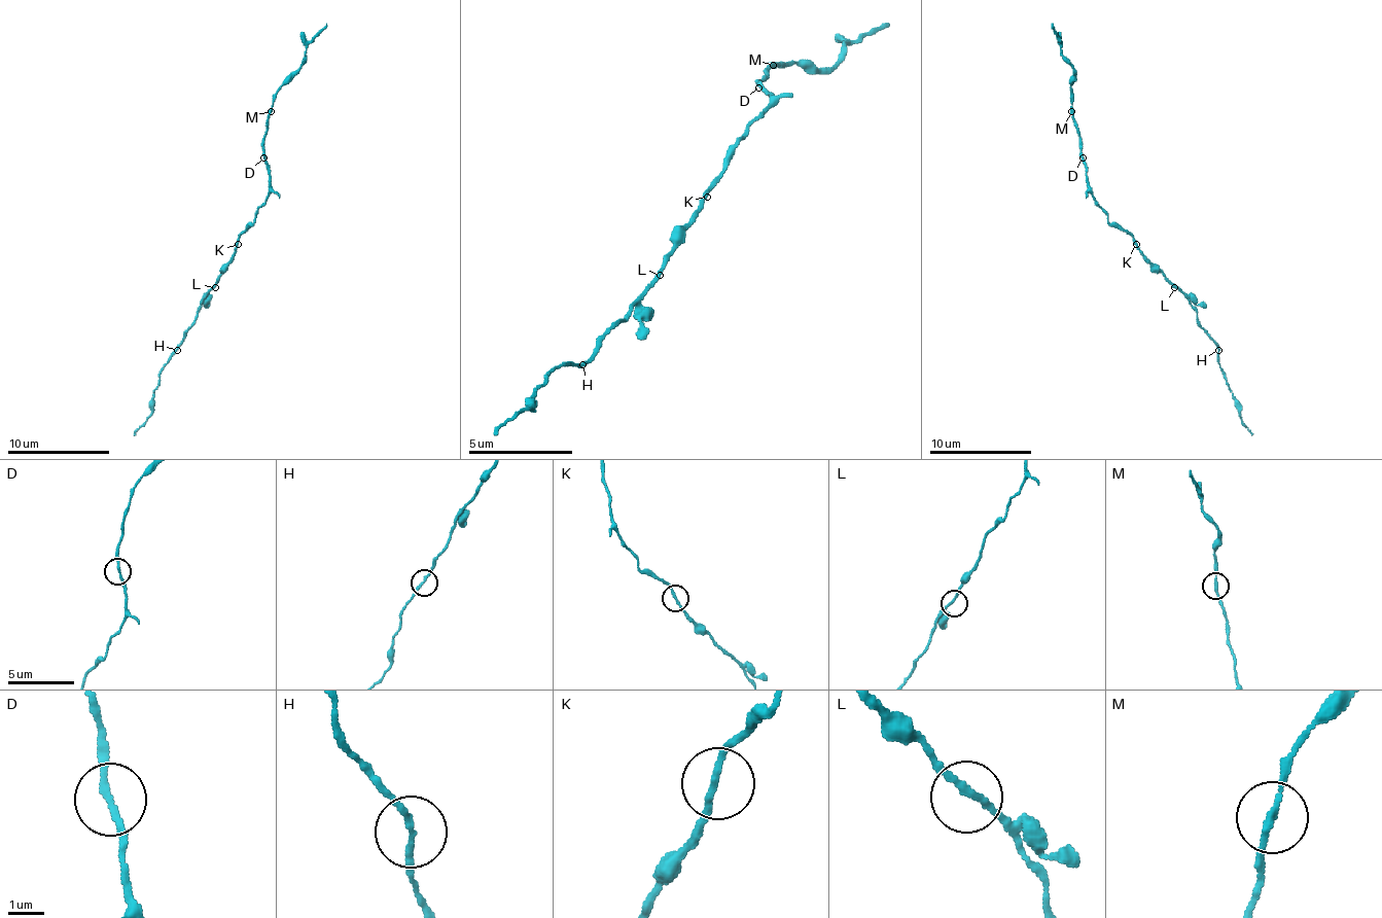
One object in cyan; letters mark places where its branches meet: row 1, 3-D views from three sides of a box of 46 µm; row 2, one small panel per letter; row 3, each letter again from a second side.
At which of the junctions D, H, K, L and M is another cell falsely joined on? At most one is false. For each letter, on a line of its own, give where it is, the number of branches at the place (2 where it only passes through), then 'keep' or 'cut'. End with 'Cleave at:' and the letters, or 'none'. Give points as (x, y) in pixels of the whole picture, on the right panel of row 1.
D: (1083, 157) | 2 | keep
H: (1218, 350) | 2 | keep
K: (1136, 244) | 2 | keep
L: (1174, 287) | 2 | keep
M: (1071, 111) | 2 | keep
Cleave at: none

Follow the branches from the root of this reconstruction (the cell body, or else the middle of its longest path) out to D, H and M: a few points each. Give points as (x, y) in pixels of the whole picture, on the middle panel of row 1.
D: (712, 186), (728, 165), (743, 134), (769, 108), (769, 93), (758, 87)
H: (712, 186), (702, 202), (697, 222), (670, 254), (665, 270), (634, 301), (629, 316), (618, 321), (581, 363)
M: (712, 186), (728, 165), (743, 134), (769, 108), (769, 93), (758, 81), (764, 71), (775, 66)

